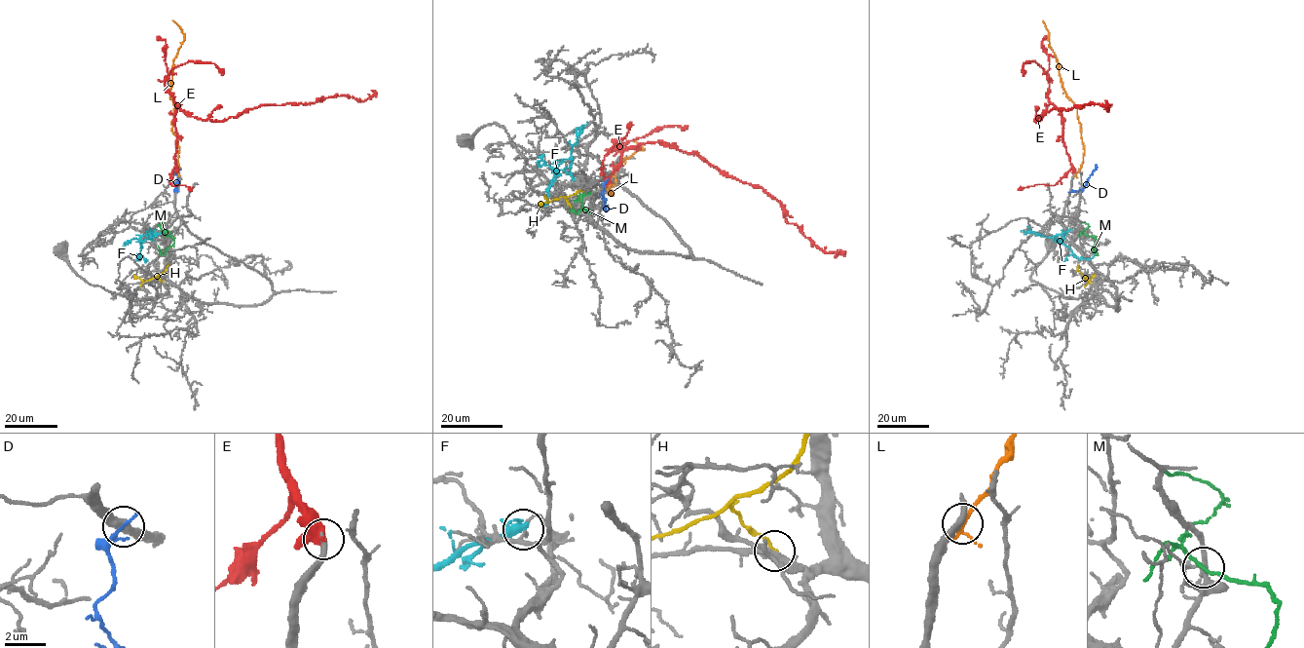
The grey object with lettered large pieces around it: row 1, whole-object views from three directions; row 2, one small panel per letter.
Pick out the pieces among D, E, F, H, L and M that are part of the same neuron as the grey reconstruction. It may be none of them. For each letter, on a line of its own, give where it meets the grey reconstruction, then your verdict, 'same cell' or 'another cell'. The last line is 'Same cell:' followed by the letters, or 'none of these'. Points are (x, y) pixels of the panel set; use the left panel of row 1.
D: (177, 191) | another cell
E: (177, 171) | same cell
F: (154, 230) | another cell
H: (163, 282) | another cell
L: (178, 173) | another cell
M: (164, 234) | another cell
Same cell: E

